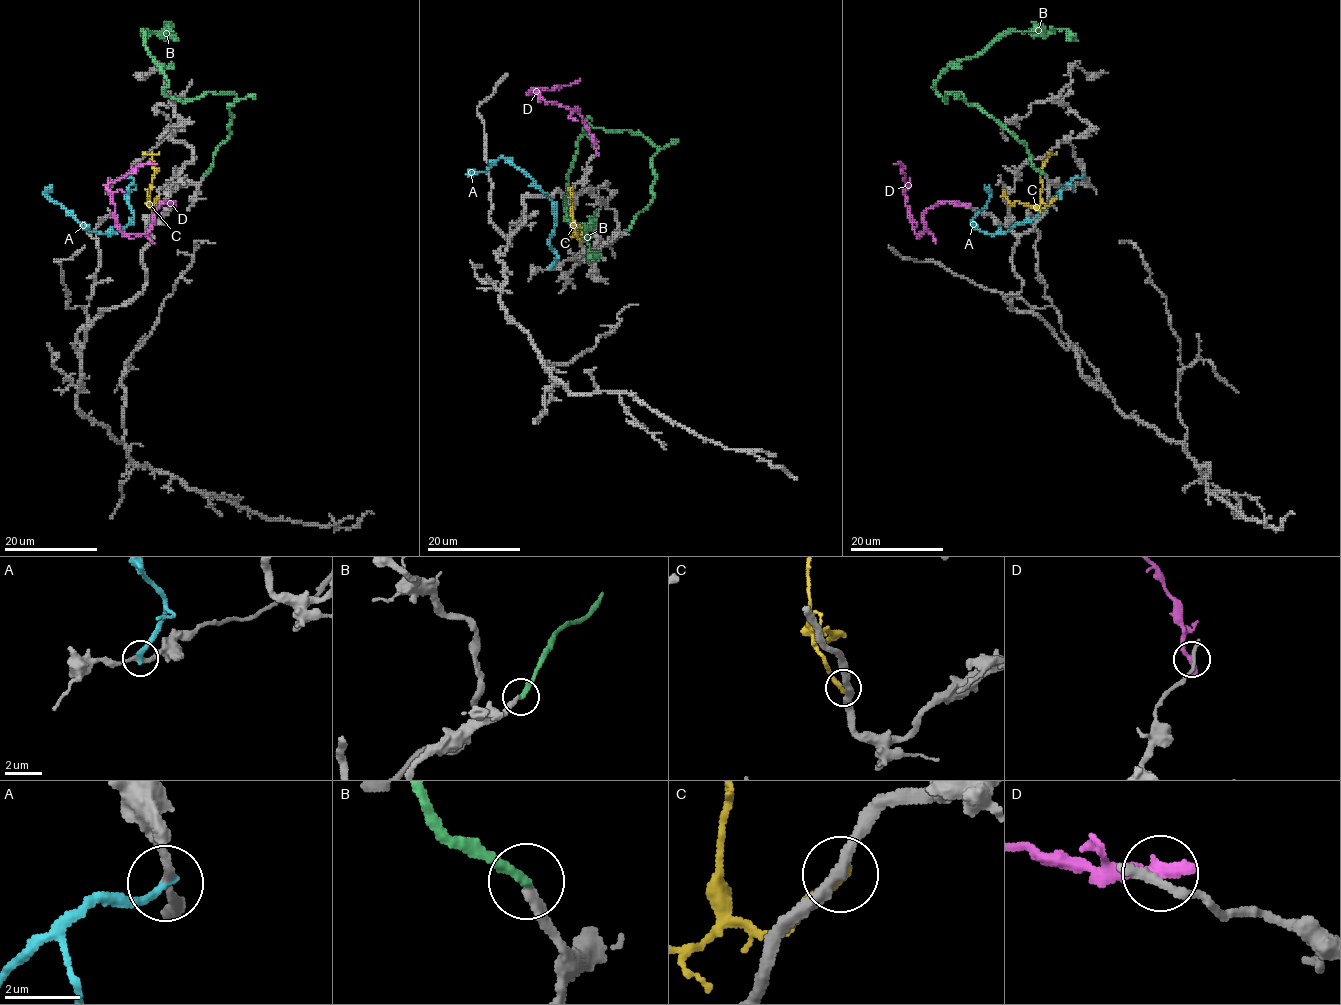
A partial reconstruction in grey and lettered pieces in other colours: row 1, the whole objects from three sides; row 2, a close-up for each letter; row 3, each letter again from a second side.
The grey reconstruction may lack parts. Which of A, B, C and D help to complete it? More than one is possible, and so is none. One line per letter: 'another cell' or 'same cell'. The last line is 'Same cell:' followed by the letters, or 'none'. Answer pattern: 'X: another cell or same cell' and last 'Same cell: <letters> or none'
A: another cell
B: another cell
C: another cell
D: another cell
Same cell: none

